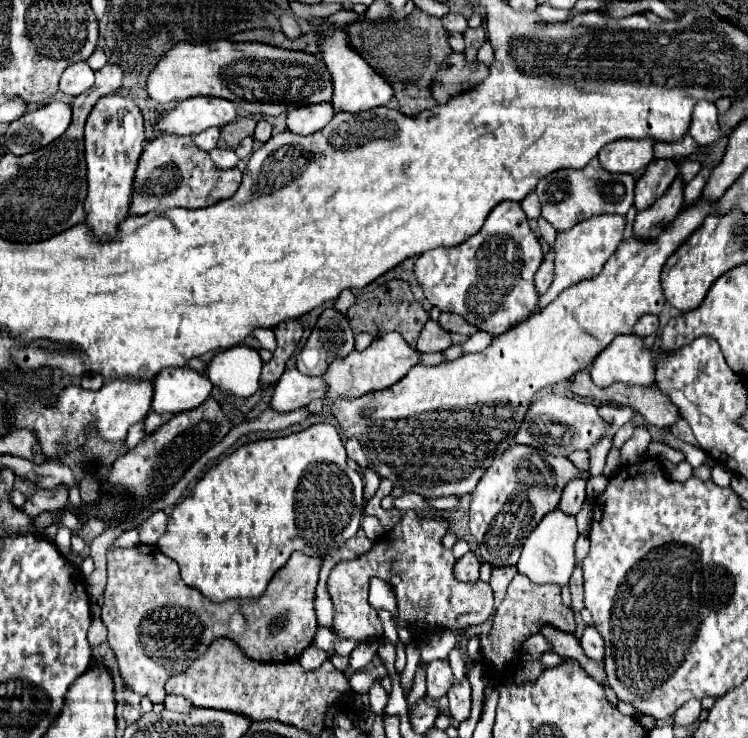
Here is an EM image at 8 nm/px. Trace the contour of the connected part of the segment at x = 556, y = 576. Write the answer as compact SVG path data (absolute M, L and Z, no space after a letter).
M560 508L548 512L522 546L522 556L516 564L518 574L528 576L530 582L534 584L568 586L572 570L576 566L576 540L578 540L576 516L566 516Z

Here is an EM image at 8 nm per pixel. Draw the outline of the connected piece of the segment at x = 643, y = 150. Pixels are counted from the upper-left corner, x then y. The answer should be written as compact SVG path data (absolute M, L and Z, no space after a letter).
M614 140L602 148L598 160L608 172L638 172L652 160L654 140Z

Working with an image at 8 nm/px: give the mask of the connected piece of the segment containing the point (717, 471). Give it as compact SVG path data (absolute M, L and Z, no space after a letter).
M714 466L712 468L712 480L718 484L718 486L722 486L722 488L726 488L726 486L730 486L730 480L732 480L732 472L728 470L728 468L724 468L724 466Z

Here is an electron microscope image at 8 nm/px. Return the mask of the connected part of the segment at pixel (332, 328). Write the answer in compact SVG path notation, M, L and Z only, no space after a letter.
M326 308L306 346L298 354L298 370L306 376L320 376L336 358L344 358L354 350L354 332L344 314Z

